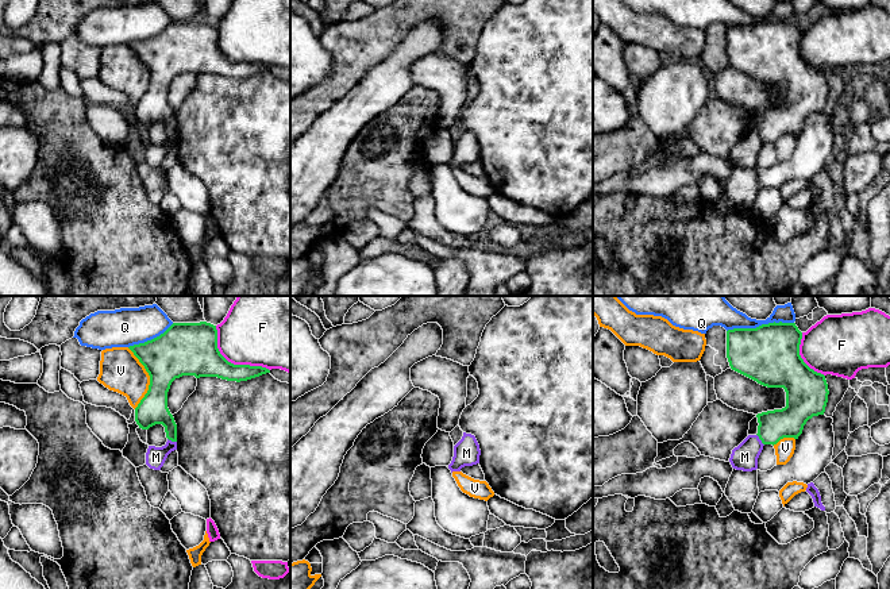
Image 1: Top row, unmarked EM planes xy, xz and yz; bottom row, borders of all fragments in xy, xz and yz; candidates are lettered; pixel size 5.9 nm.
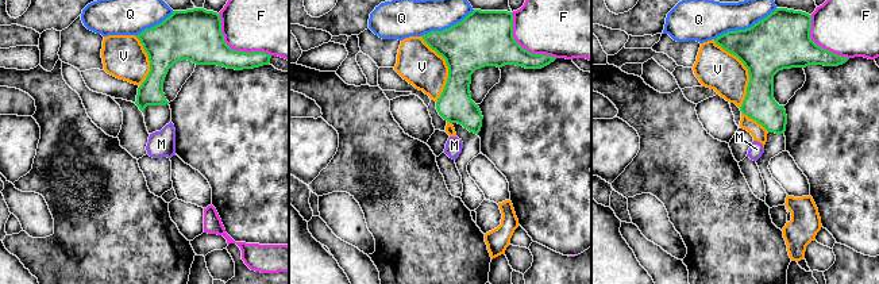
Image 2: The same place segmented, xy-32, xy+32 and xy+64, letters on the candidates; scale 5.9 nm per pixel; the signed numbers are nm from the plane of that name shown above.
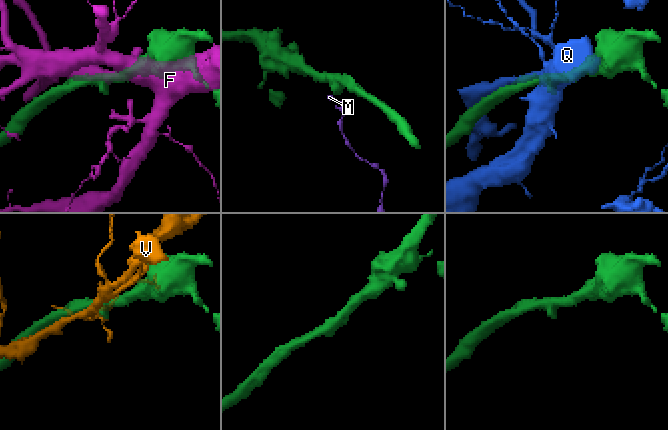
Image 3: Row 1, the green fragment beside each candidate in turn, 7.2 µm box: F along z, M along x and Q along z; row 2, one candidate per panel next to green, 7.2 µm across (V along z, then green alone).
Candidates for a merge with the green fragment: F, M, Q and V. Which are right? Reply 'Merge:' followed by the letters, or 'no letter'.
Merge: no letter

